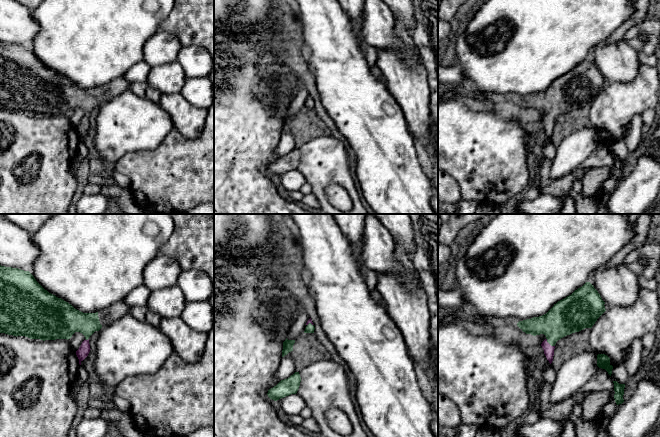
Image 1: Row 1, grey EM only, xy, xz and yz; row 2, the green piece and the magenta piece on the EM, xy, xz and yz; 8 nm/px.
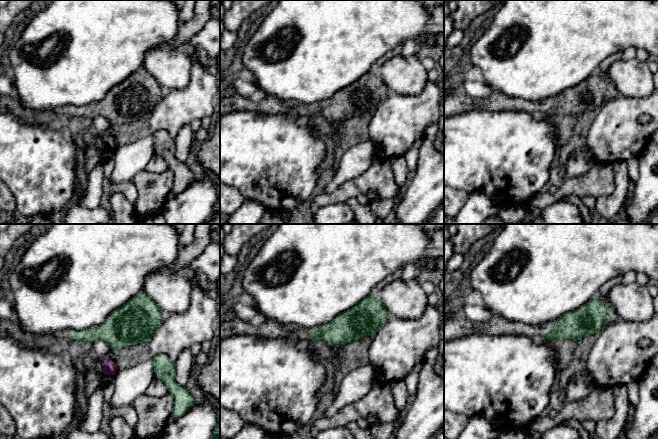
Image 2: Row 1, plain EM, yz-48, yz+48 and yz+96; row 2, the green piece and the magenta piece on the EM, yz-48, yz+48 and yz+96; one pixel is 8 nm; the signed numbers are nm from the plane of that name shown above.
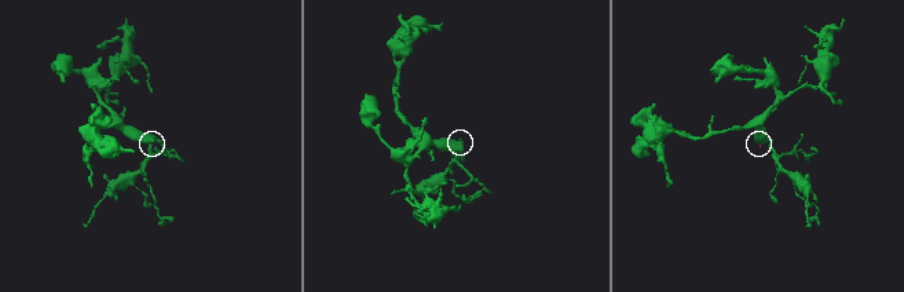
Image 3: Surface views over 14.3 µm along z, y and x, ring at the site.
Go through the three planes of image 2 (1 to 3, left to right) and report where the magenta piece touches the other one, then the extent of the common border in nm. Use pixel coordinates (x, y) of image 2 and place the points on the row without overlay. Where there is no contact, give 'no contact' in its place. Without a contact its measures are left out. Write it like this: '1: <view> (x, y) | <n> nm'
1: no contact
2: no contact
3: no contact

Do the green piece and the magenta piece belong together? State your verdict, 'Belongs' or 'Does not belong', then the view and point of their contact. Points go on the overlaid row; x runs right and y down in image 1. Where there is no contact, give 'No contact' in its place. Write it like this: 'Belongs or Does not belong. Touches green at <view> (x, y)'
Belongs. Touches green at yz (549, 343)

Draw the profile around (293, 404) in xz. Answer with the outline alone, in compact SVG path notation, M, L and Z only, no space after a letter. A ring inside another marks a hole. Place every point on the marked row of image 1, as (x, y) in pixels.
M297 393L281 398L276 403L283 416L299 415L306 407L303 398Z

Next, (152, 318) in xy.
M148 310L148 312L146 313L145 322L154 327L159 327L161 319L162 318L157 313Z

